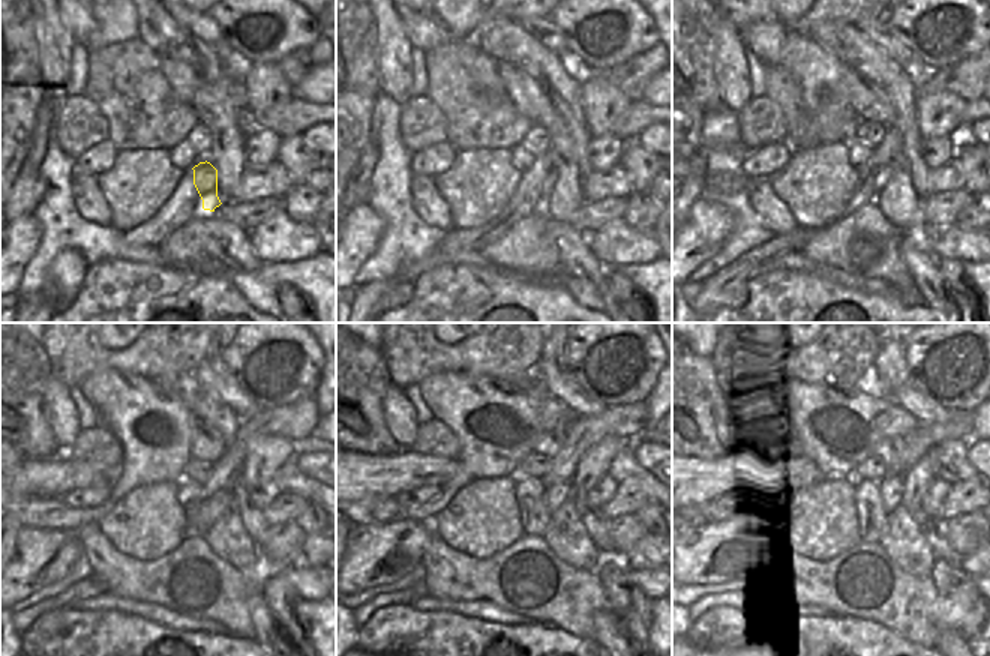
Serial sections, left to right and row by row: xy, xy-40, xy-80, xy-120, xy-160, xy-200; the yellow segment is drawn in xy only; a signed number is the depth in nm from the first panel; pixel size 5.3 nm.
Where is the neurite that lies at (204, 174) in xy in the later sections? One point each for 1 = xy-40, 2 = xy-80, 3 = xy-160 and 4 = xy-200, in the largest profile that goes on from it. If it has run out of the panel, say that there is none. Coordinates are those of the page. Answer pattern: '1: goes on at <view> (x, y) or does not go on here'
1: goes on at xy-40 (549, 179)
2: goes on at xy-80 (885, 174)
3: goes on at xy-160 (555, 496)
4: goes on at xy-200 (890, 487)

